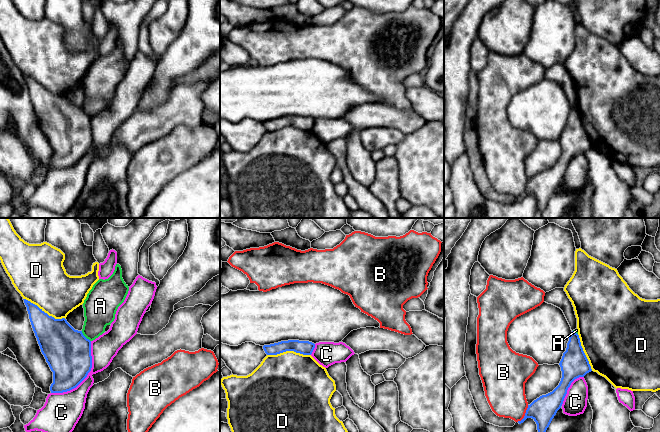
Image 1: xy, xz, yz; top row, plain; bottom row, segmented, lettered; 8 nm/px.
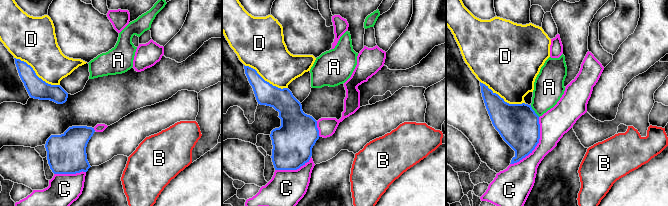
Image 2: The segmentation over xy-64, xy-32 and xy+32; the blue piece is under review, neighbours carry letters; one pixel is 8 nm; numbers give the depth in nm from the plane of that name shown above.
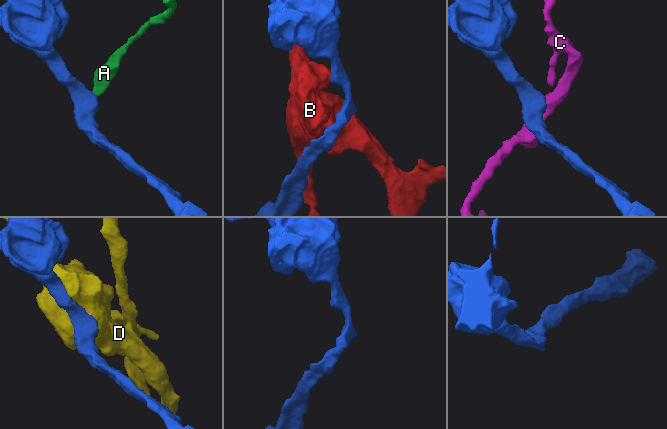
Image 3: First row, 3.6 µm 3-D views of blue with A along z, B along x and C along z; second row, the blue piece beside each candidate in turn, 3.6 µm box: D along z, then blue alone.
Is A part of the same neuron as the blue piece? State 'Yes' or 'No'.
No

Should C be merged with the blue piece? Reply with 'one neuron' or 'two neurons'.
two neurons

